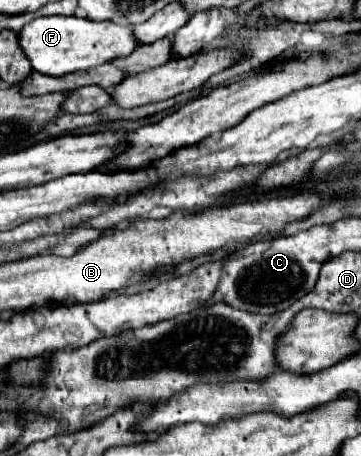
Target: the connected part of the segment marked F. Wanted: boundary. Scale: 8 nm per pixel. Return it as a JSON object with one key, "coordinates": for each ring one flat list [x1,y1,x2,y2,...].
{"coordinates":[[37,17,23,31,19,31,19,47,23,53,27,53,27,59,33,67,33,71,39,71,43,75,59,77,75,71,85,71,91,67,97,67,101,63,113,61,117,57,129,55,135,49,135,41,131,37,133,27,121,27,111,21,89,21,85,17]]}

